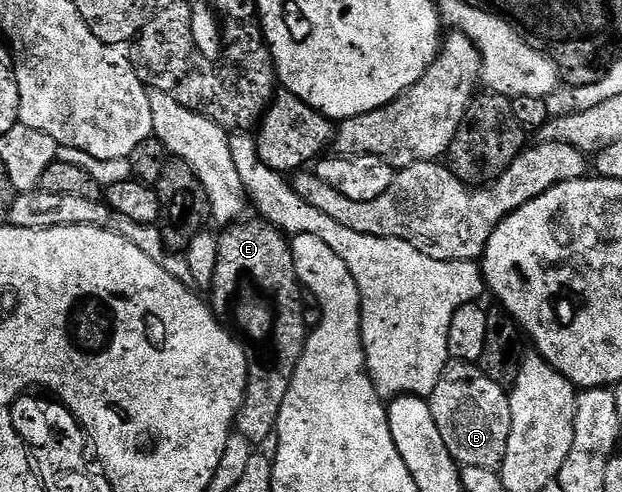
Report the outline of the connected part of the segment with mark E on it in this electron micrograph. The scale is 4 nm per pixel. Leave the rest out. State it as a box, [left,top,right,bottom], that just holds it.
[210,220,310,443]

